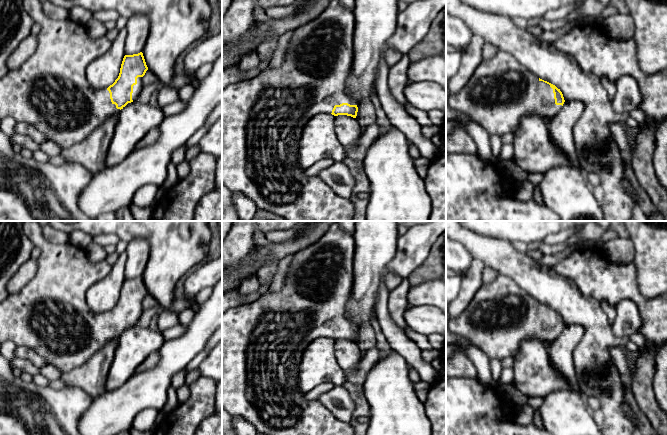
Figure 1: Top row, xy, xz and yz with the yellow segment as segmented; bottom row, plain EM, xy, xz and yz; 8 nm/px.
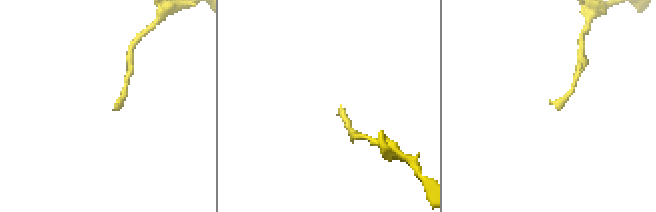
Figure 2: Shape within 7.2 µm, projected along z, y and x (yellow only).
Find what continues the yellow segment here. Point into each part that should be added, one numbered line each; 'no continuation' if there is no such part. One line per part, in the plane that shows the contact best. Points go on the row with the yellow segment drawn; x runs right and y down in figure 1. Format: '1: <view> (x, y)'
1: yz (501, 91)

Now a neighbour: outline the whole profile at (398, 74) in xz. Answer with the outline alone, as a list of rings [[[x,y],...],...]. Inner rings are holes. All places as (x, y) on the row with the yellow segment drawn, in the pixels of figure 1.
[[[406,54],[397,64],[390,67],[388,73],[389,90],[395,101],[404,109],[406,109],[405,104],[407,102],[404,89],[407,86],[409,66],[410,61],[408,54]]]

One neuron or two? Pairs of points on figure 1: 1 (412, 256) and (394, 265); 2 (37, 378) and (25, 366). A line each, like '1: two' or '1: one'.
1: one
2: one

